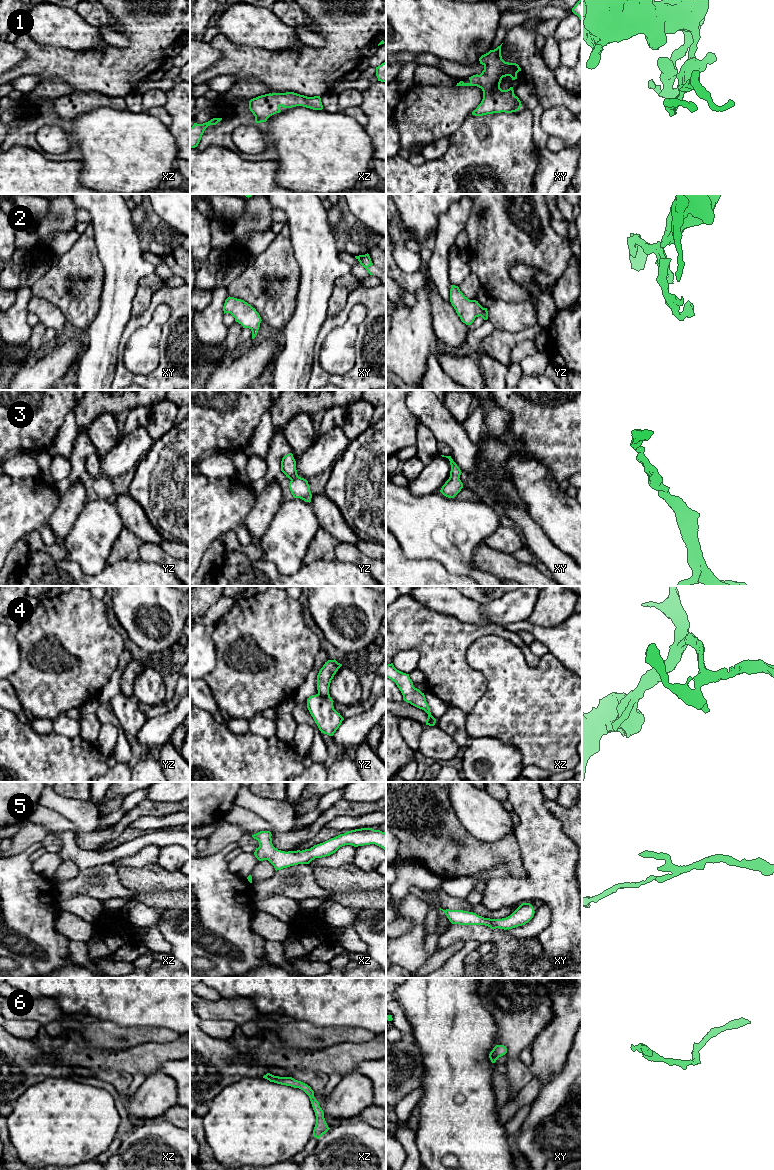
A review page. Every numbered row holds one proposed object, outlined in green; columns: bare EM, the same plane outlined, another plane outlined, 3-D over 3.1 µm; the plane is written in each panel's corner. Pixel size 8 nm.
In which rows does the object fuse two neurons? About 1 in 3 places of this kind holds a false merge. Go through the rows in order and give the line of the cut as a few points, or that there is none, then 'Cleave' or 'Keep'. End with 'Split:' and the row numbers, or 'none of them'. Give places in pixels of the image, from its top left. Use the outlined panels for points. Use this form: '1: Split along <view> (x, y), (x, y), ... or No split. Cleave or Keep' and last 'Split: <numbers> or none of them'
1: No split. Keep
2: No split. Keep
3: No split. Keep
4: Split along yz (318, 693), (324, 697), (329, 697). Cleave
5: No split. Keep
6: No split. Keep
Split: 4

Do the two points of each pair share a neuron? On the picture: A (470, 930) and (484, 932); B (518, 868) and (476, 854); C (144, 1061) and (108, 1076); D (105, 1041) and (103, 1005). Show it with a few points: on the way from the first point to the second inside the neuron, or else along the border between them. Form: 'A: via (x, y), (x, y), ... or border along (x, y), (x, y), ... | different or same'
A: via (473, 932), (481, 932) | same
B: via (508, 858), (504, 854), (486, 854) | same
C: border along (97, 1071), (125, 1070), (132, 1075) | different
D: border along (101, 1019), (114, 1021), (126, 1027) | different

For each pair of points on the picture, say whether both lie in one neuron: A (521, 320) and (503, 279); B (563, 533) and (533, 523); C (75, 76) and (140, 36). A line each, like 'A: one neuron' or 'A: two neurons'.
A: two neurons
B: one neuron
C: one neuron

